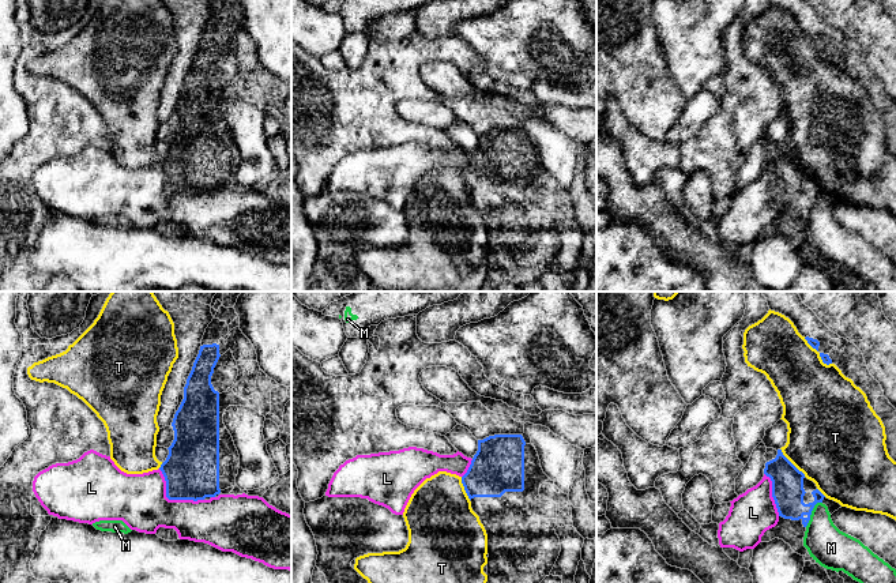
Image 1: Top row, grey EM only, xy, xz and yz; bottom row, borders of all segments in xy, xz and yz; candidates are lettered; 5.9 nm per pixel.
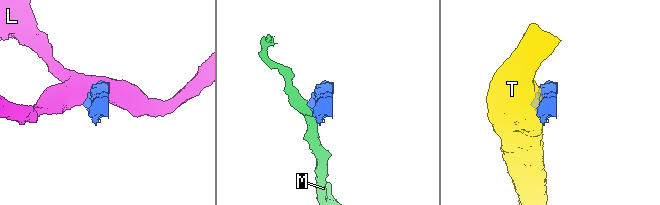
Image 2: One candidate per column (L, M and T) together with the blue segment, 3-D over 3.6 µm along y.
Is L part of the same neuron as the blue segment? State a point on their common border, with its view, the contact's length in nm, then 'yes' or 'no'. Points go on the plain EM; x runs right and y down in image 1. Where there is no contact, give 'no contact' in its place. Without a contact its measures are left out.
meets blue in xy at (172, 194); contact 320 nm long; no

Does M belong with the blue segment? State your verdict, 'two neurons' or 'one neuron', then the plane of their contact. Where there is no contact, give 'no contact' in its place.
two neurons; contact in yz

